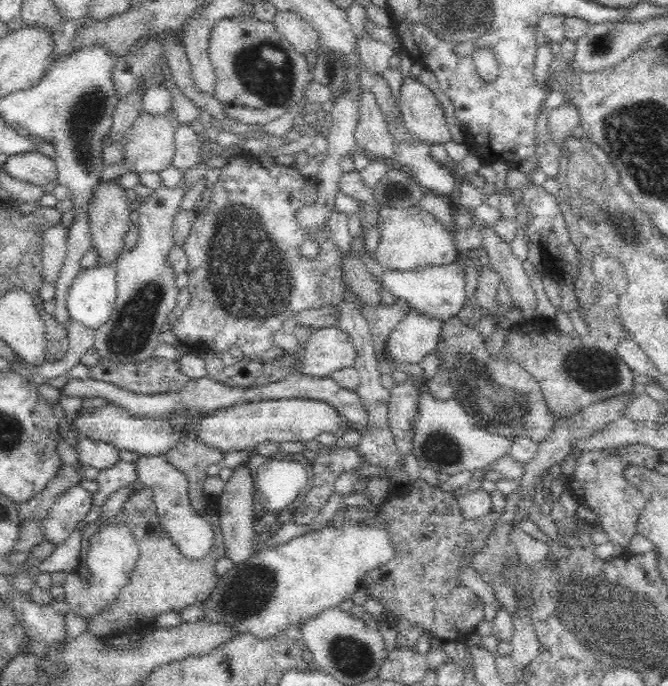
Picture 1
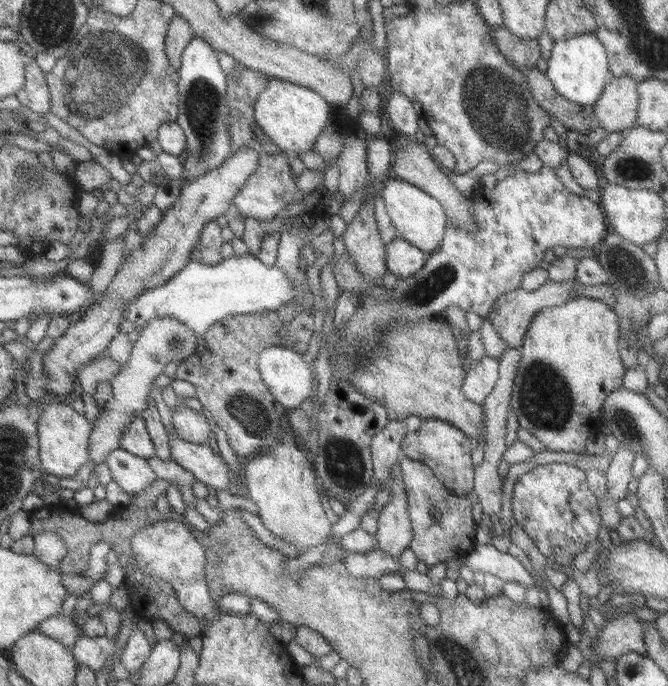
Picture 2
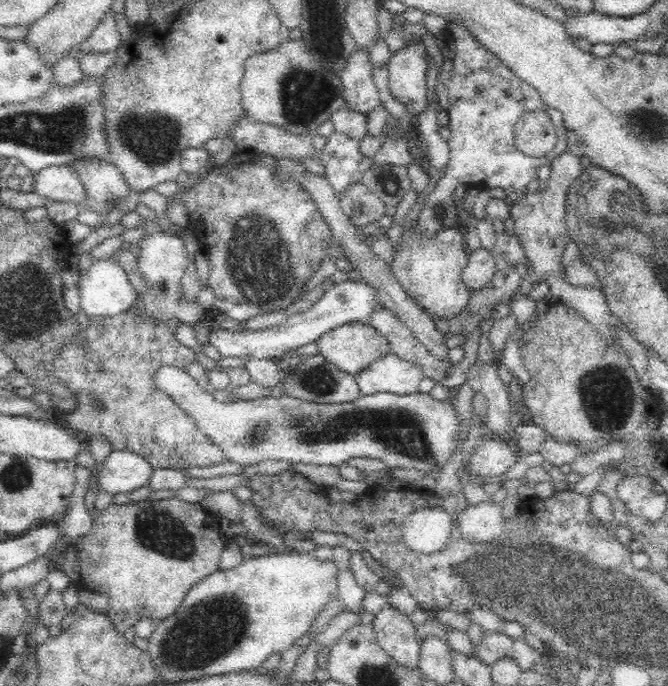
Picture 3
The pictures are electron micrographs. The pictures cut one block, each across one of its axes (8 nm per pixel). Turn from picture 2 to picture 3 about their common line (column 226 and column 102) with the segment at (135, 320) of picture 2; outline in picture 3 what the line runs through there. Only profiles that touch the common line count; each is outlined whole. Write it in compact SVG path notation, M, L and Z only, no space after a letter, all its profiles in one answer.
M95 259L84 266L82 277L76 288L80 292L80 309L89 319L108 318L131 309L136 300L137 290L127 277L127 273L113 260Z

